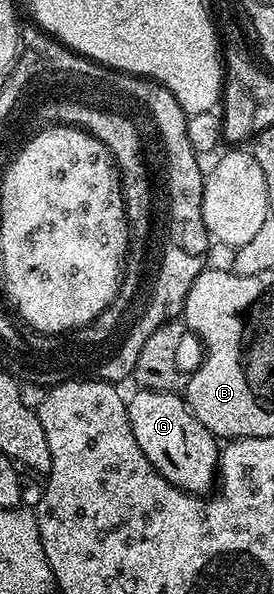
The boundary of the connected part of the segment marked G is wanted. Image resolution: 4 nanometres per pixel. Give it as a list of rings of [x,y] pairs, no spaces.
[[[141,387],[135,391],[132,397],[127,397],[126,403],[130,430],[134,430],[134,439],[138,446],[142,446],[142,454],[150,458],[154,470],[158,470],[158,474],[175,488],[193,494],[208,494],[216,480],[216,467],[220,464],[217,437],[194,418],[183,395]]]

